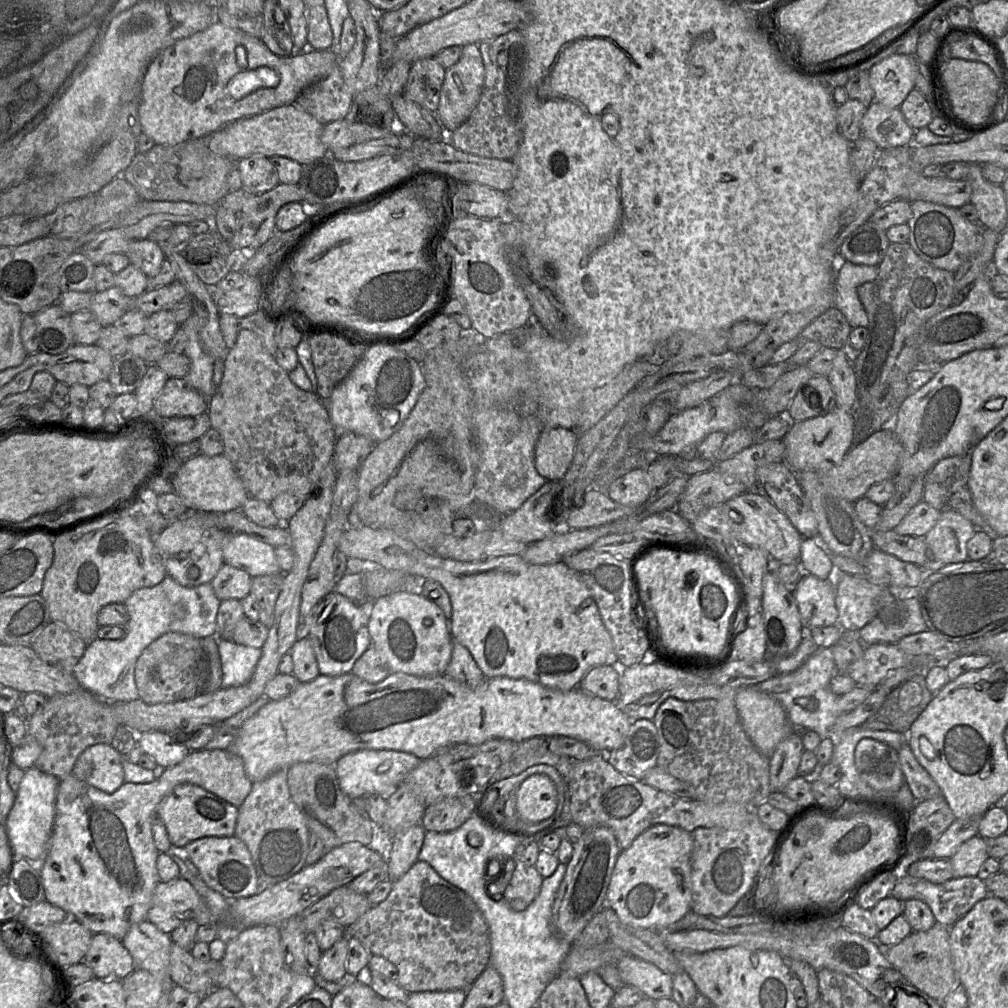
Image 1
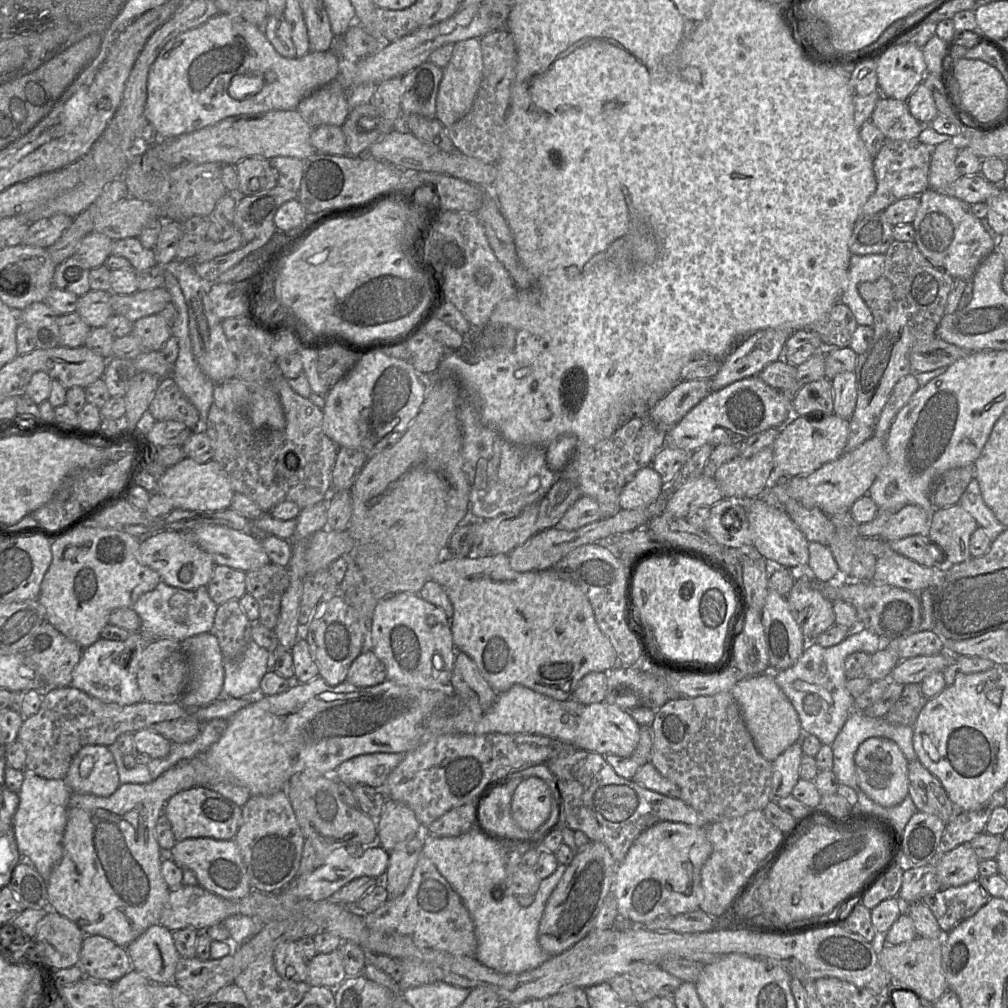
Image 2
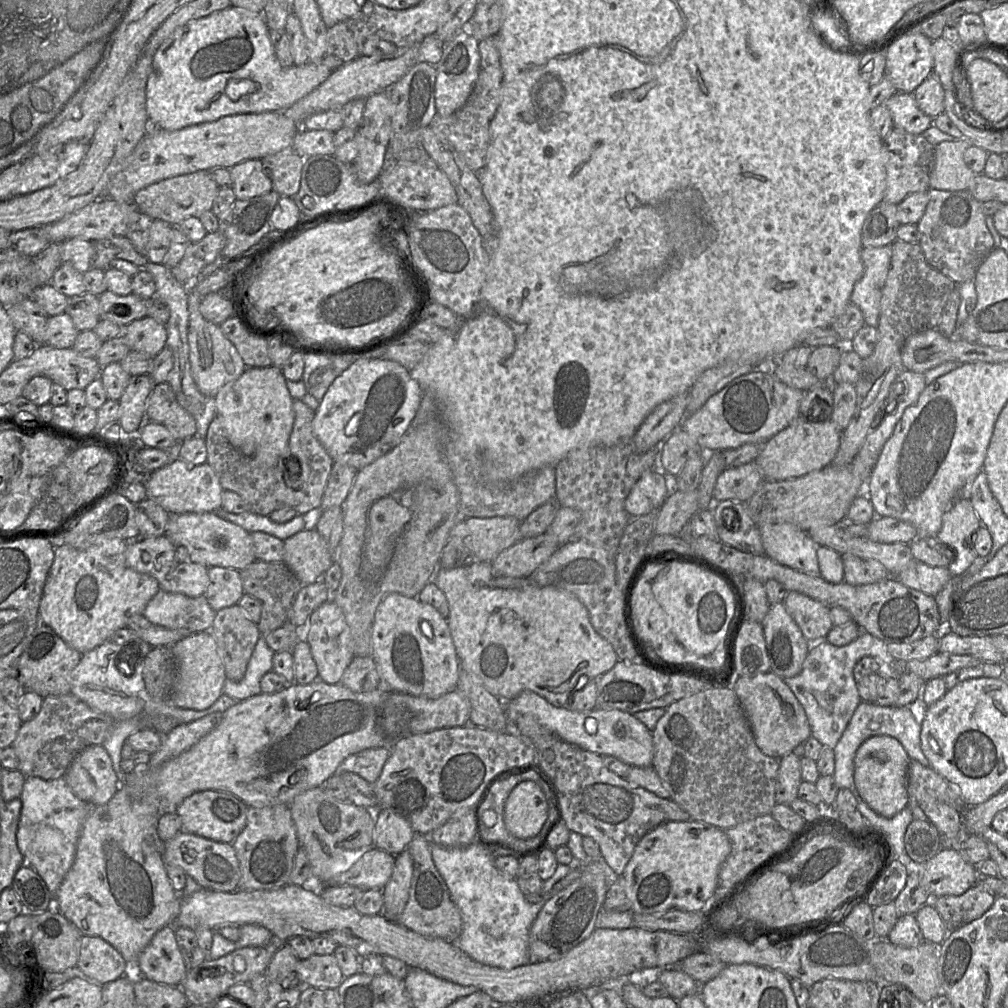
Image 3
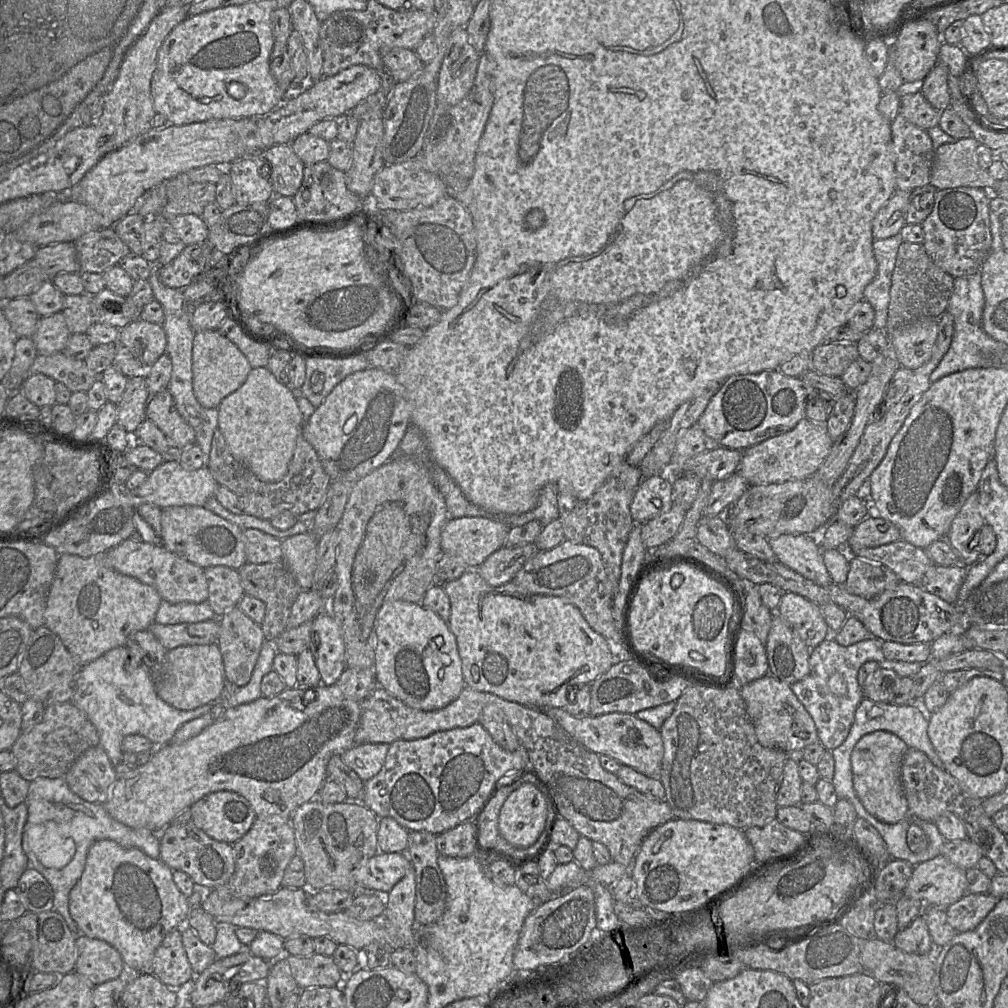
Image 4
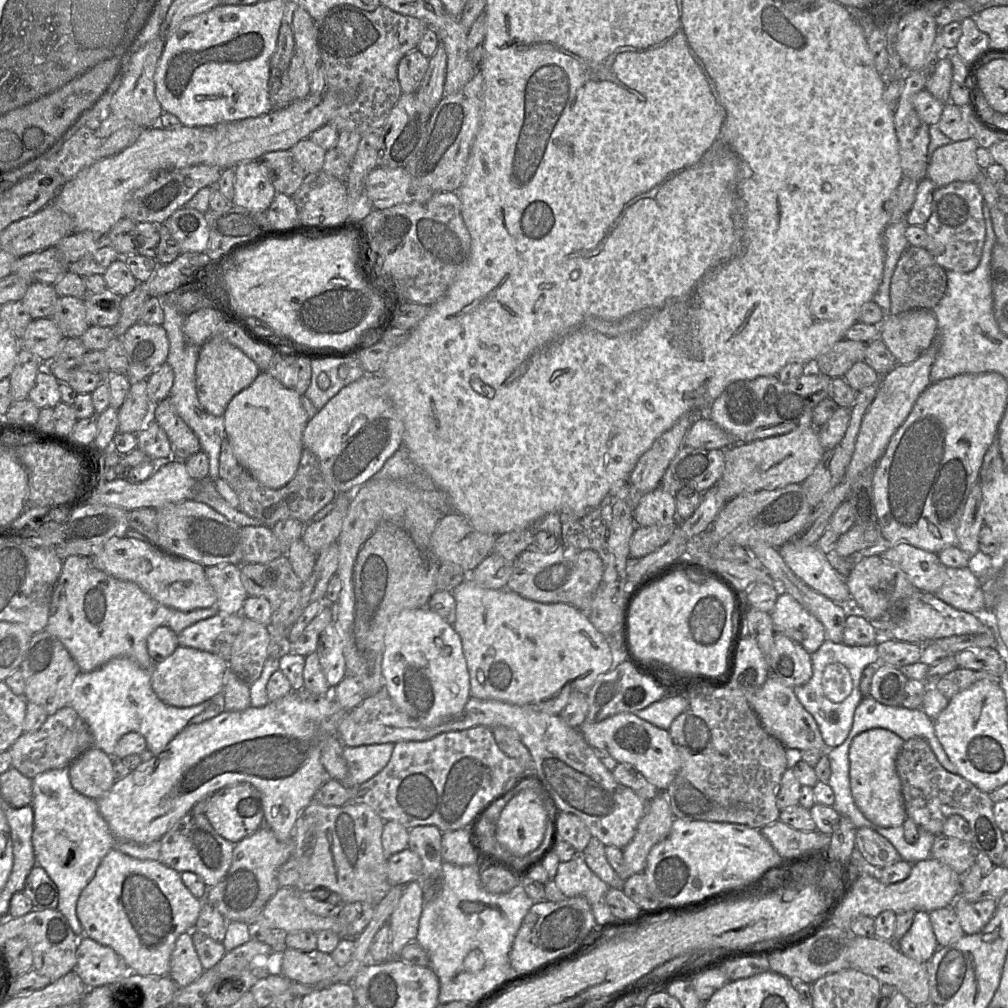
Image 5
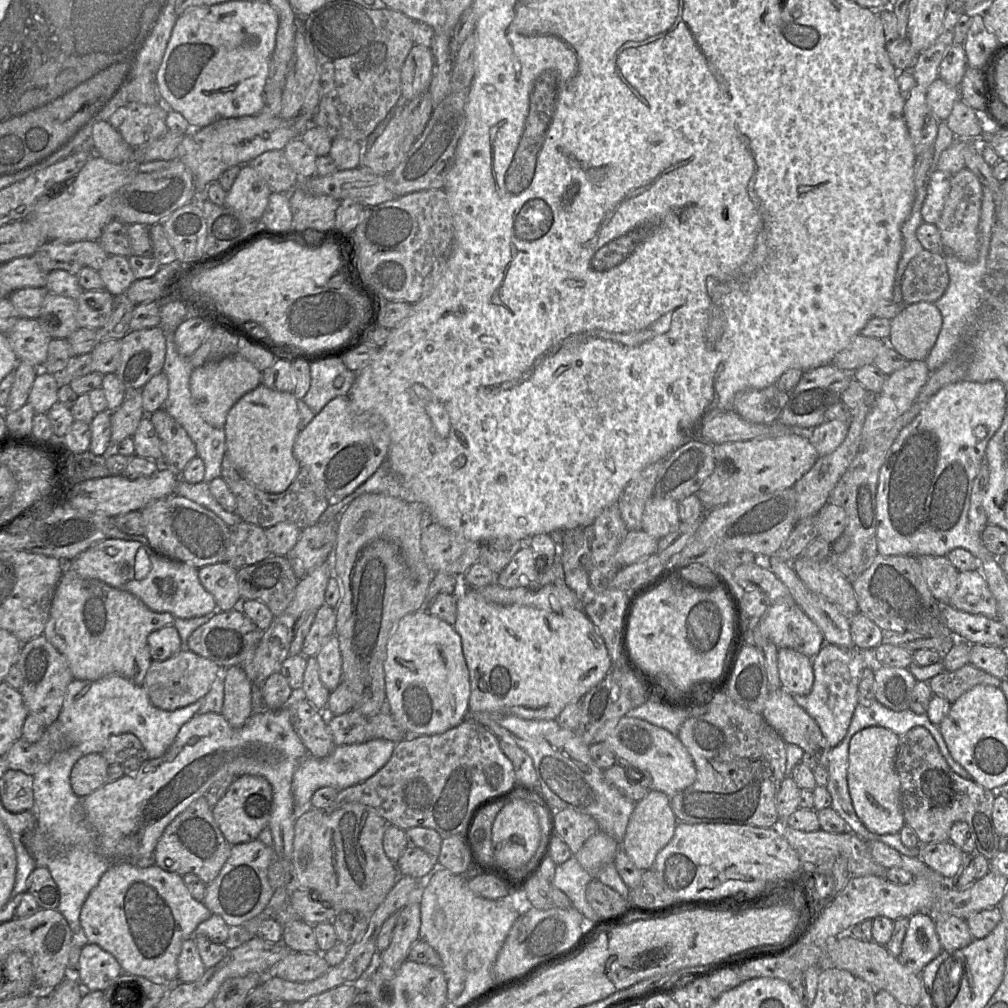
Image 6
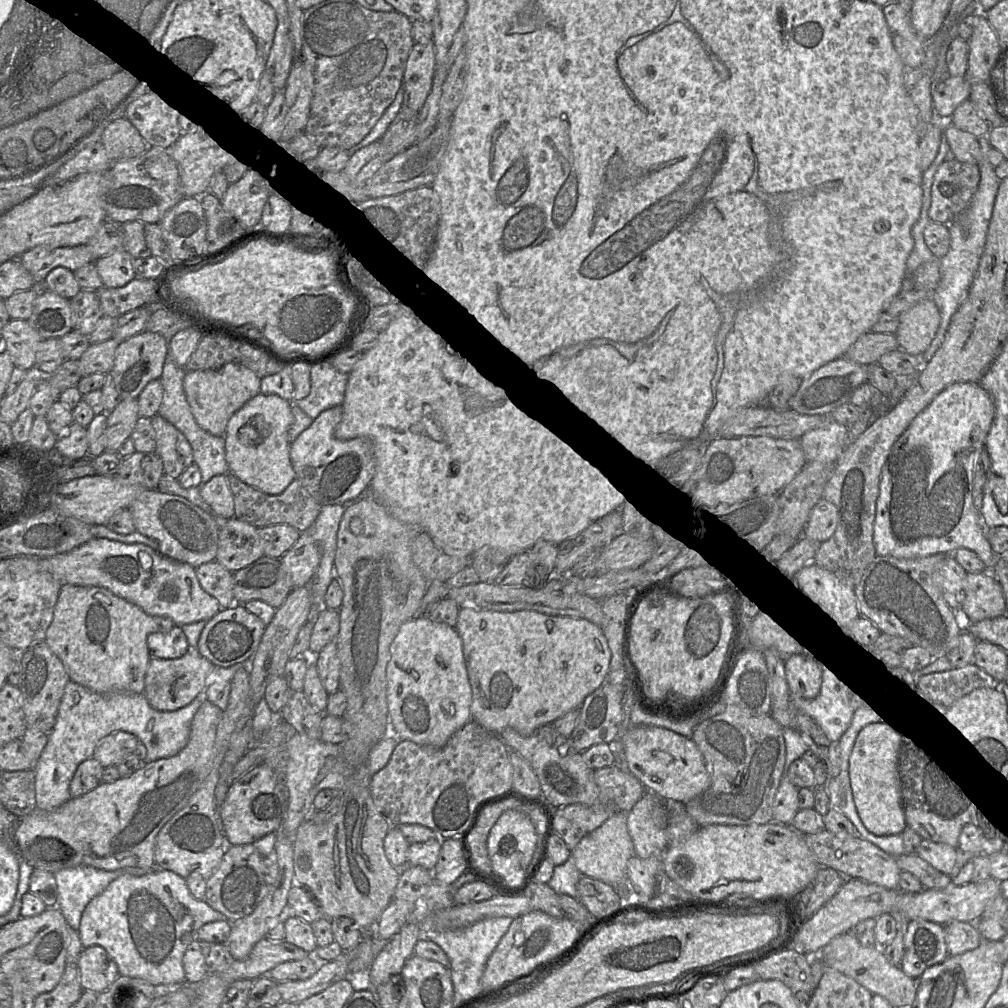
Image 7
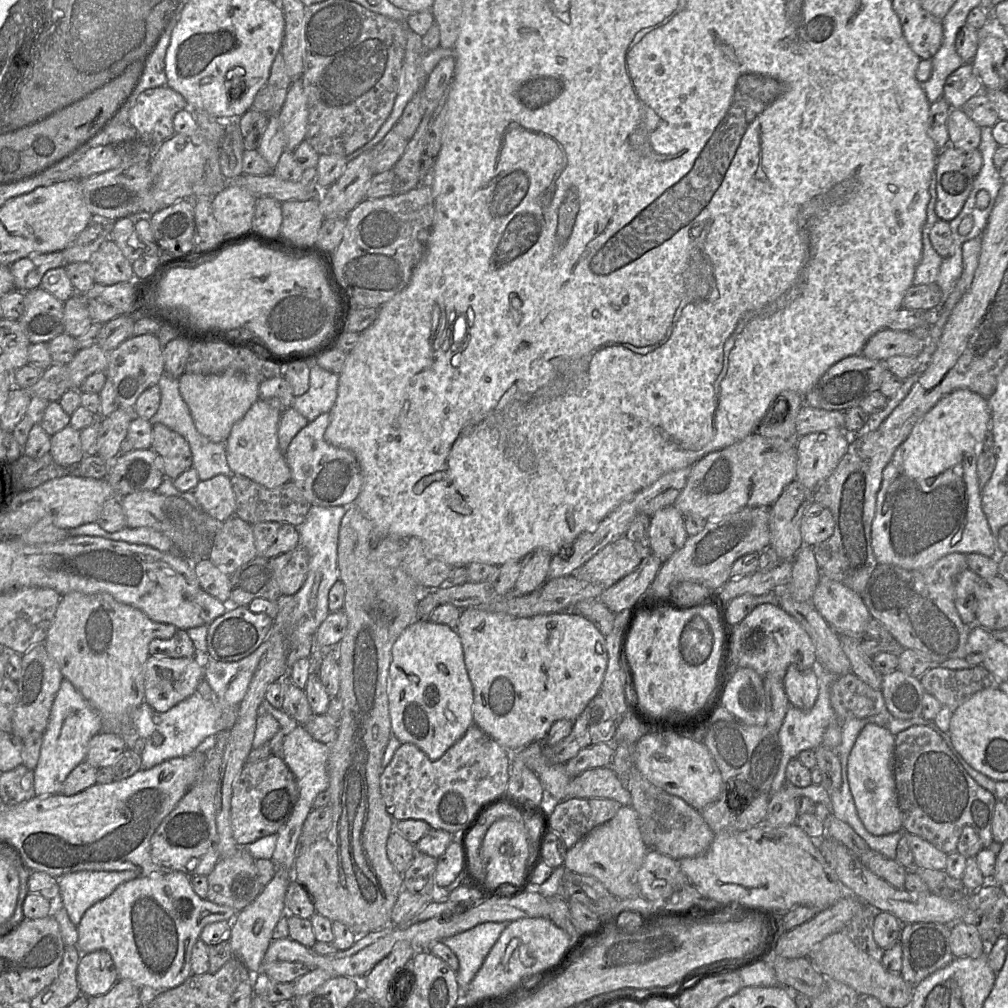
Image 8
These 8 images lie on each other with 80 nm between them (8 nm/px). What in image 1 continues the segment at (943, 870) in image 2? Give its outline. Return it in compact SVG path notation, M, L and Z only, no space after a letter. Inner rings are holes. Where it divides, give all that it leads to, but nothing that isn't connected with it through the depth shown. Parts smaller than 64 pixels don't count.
M979 835L972 837L950 858L954 877L978 876L980 867L988 858L986 839Z

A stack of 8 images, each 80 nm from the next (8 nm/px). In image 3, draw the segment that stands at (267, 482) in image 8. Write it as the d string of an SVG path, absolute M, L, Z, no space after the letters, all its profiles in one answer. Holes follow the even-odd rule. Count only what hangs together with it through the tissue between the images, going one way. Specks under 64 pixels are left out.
M249 367L236 380L224 385L215 395L216 414L229 442L260 465L275 466L287 449L294 423L293 398L281 369Z

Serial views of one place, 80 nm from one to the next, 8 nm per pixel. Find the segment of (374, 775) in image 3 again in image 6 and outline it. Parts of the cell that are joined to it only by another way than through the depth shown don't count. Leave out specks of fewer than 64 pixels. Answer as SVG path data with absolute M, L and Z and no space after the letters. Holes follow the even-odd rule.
M373 739L359 744L336 746L333 752L325 758L319 759L311 755L305 757L295 770L292 779L292 794L294 798L294 804L298 812L312 807L311 798L313 794L320 788L329 786L340 791L366 781L368 778L377 773L389 761L395 746L396 743L390 740Z

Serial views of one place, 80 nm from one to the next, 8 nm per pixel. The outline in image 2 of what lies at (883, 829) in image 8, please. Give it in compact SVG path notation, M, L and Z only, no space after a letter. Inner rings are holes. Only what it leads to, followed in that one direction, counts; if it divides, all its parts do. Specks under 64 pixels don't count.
M884 737L868 738L859 745L854 762L859 787L875 803L892 807L909 795L909 761L896 742Z

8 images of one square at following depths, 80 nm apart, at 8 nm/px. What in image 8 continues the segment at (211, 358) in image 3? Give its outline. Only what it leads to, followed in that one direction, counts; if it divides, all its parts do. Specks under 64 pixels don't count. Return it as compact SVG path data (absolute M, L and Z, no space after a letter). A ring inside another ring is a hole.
M225 371L218 374L184 372L179 377L179 391L187 404L197 431L212 442L225 443L232 426L259 399L260 382L252 375Z

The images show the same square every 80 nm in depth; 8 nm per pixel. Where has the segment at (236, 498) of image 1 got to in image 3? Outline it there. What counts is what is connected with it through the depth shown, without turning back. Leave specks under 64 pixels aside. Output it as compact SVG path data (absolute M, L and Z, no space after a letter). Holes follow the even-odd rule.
M180 458L152 472L146 483L146 498L162 506L170 515L183 513L216 512L222 509L220 481L208 464L193 465Z

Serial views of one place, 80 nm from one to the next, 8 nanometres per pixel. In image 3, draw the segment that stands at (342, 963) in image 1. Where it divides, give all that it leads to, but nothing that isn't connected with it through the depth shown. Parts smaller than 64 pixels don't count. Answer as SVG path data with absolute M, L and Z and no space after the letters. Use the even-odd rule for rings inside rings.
M313 954L299 960L296 970L303 986L315 988L337 989L345 978L334 954Z

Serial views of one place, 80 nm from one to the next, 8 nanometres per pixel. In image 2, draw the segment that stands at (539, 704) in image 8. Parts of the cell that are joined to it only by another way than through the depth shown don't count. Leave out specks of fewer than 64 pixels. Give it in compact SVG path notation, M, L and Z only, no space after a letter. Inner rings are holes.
M506 553L486 557L443 556L433 565L430 579L443 587L452 603L450 628L456 652L469 655L497 693L521 684L564 701L586 674L609 671L618 664L617 653L599 628L588 597L578 584L554 568L518 572L510 567Z

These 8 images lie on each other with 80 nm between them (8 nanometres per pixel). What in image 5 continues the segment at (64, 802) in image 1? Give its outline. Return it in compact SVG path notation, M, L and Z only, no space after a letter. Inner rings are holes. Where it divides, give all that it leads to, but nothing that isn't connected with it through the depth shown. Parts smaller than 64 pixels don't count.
M112 849L102 859L93 879L82 890L76 914L83 927L83 935L113 949L123 958L130 972L143 976L168 976L176 940L181 934L194 930L203 901L190 893L180 873L174 869L158 860L139 860Z

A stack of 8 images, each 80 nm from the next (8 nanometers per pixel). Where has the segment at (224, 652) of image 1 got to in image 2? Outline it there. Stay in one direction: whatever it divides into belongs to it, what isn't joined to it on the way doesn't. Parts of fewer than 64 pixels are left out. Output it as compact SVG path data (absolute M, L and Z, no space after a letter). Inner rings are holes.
M250 641L240 663L223 658L223 696L258 696L263 676L272 669L272 653Z

